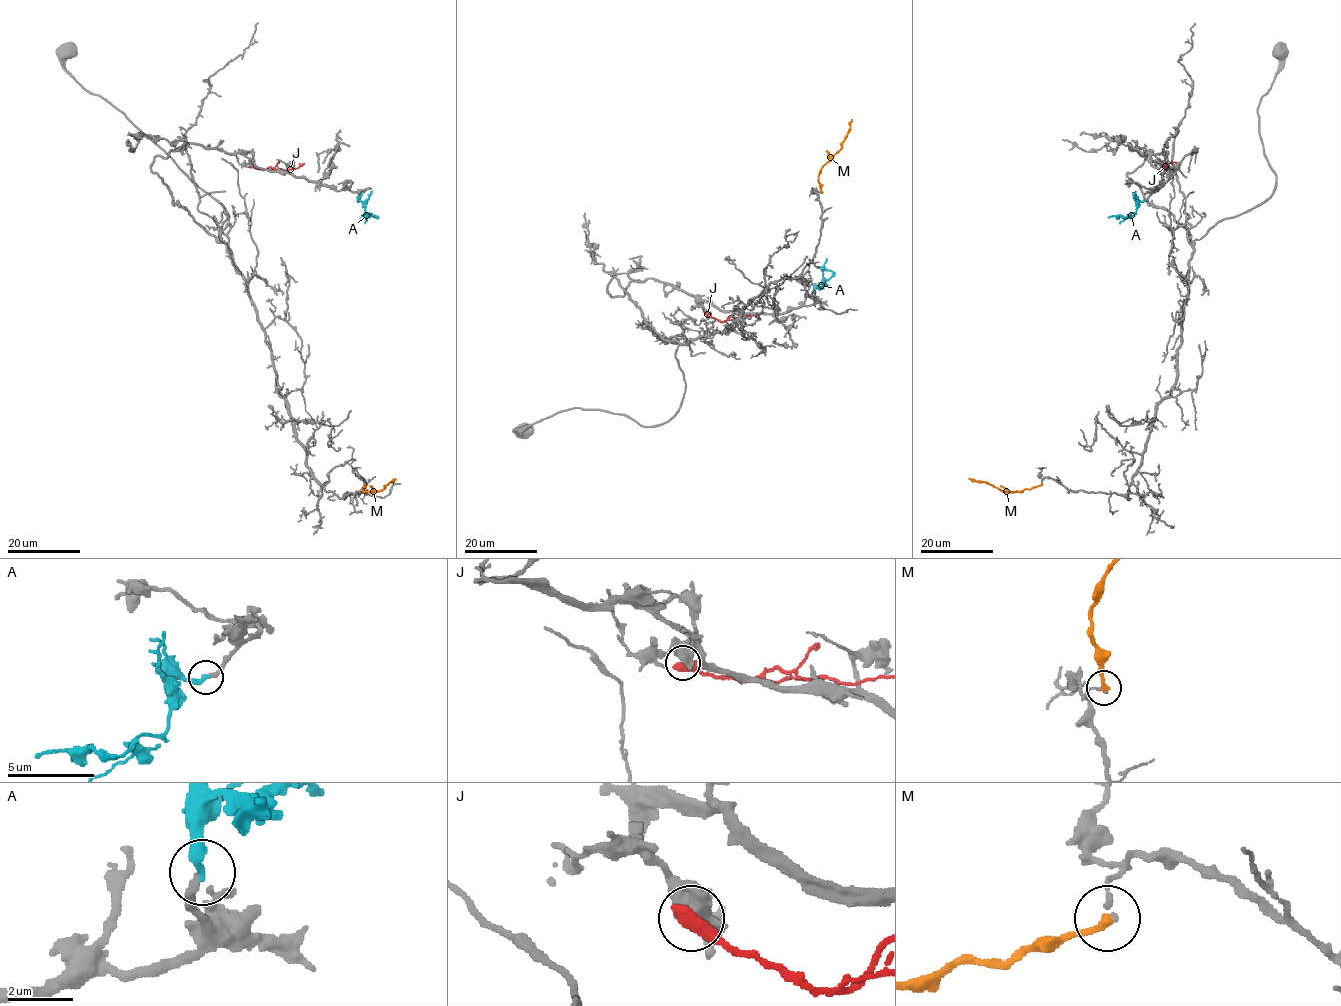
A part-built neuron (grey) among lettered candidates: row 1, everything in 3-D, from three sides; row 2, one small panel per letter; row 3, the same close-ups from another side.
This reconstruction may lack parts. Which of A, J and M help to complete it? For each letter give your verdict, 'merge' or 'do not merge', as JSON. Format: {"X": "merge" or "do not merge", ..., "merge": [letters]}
{"A": "merge", "J": "do not merge", "M": "do not merge", "merge": ["A"]}

